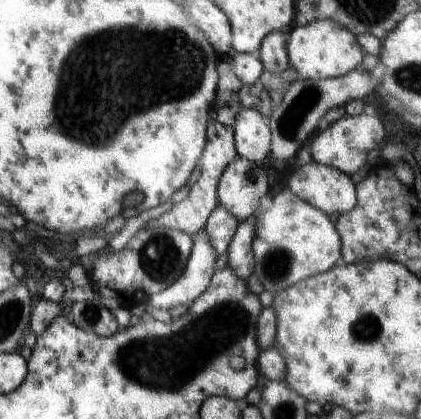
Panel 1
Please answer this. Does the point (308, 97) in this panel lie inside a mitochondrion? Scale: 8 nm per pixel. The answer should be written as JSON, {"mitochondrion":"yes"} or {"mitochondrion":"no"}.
{"mitochondrion":"yes"}

